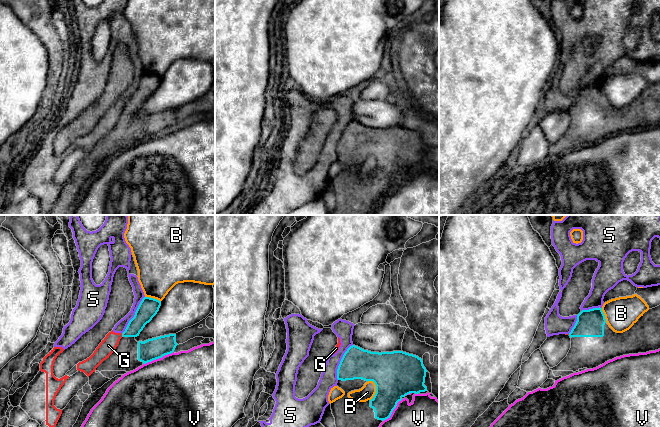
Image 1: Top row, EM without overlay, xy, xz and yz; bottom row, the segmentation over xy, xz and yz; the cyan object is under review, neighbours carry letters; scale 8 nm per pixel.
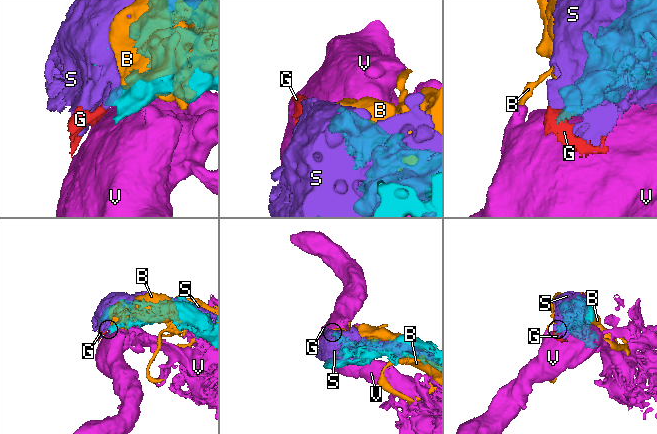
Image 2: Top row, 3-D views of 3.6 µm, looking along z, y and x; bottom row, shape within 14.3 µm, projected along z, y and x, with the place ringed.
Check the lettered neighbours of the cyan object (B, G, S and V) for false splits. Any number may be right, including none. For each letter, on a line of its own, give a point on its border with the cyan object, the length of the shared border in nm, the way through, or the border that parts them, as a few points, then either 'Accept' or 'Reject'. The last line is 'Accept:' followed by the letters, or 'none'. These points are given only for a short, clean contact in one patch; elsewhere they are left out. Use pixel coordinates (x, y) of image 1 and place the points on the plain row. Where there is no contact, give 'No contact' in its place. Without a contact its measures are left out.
B: Touches cyan at xz (376, 165). Shared border 170 nm. Reject
G: Touches cyan at xy (122, 111). Shared border 30 nm. Boundary: xy (121, 109), (122, 112). Reject
S: Touches cyan at xy (134, 91). Shared border 360 nm. Reject
V: Touches cyan at xy (158, 134). Shared border 260 nm. Reject
Accept: none

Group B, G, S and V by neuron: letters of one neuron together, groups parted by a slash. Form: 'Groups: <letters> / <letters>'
Groups: B / G S / V

